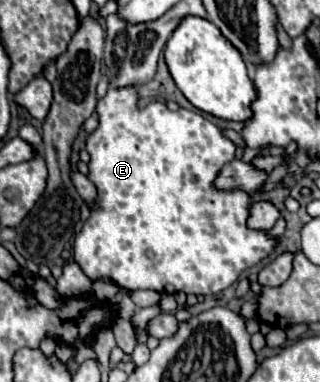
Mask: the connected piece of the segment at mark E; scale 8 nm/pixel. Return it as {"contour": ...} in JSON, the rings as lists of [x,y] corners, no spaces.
{"contour":[[[123,87],[123,89],[109,89],[107,95],[103,99],[99,99],[97,103],[97,113],[99,113],[99,127],[89,135],[87,139],[87,153],[91,155],[91,163],[89,163],[89,179],[95,183],[99,199],[97,199],[97,207],[91,211],[91,217],[85,221],[81,233],[75,237],[75,245],[73,245],[73,259],[75,263],[83,269],[83,273],[89,279],[99,279],[99,277],[109,277],[115,283],[127,287],[127,289],[153,289],[157,293],[195,293],[195,295],[217,295],[223,289],[231,287],[237,277],[251,265],[259,263],[263,257],[267,257],[273,247],[275,247],[275,239],[271,239],[267,233],[263,231],[253,231],[247,229],[247,215],[249,215],[249,195],[241,193],[241,191],[233,191],[233,193],[223,193],[217,191],[213,187],[213,179],[217,177],[217,173],[221,171],[221,167],[233,159],[235,155],[235,145],[221,135],[221,129],[217,125],[213,125],[211,121],[207,121],[203,115],[187,111],[187,109],[179,109],[179,111],[169,111],[165,103],[149,103],[147,107],[139,109],[137,107],[137,89],[135,87]]]}

